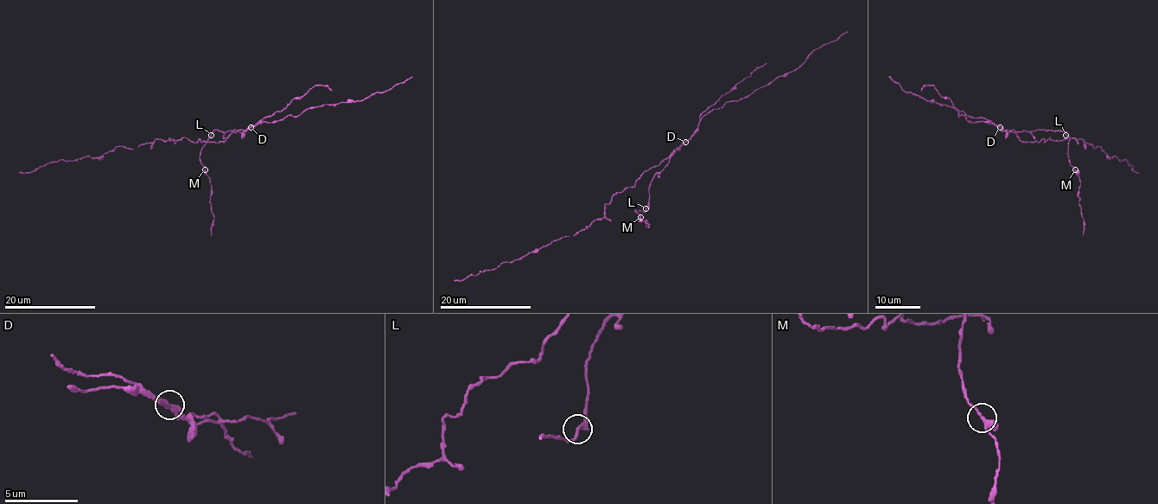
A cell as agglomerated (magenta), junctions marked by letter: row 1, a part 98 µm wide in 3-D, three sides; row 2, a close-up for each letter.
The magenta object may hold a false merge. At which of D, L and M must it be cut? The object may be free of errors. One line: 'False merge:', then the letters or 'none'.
False merge: none

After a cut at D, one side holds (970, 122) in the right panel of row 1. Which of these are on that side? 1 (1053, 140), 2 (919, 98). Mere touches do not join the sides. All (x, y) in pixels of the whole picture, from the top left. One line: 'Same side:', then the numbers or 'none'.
Same side: 2

